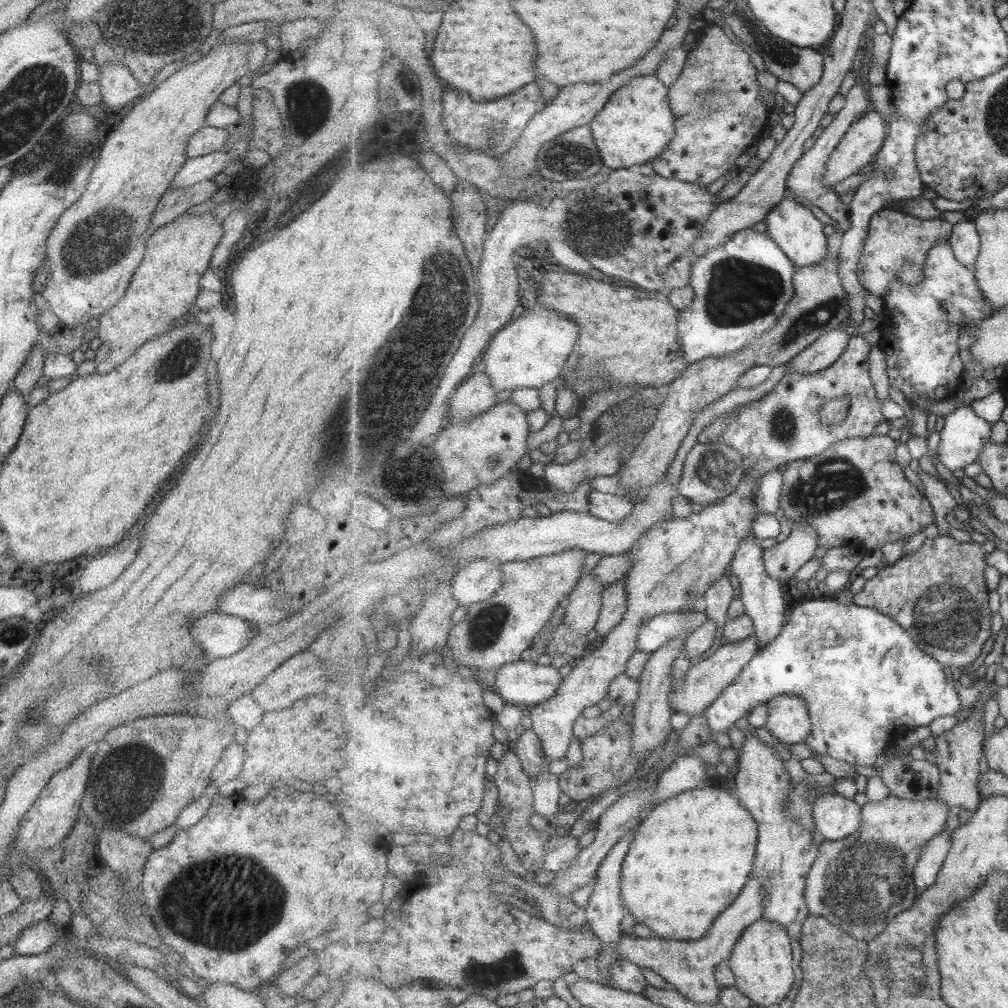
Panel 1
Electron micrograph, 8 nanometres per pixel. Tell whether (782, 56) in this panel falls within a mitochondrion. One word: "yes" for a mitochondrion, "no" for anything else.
yes

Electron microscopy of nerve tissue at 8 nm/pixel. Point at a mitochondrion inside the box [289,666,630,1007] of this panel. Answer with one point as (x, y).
(501, 971)

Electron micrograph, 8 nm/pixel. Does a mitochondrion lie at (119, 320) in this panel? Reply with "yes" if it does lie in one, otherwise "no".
no

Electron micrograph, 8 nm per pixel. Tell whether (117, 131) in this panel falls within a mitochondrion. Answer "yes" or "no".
no

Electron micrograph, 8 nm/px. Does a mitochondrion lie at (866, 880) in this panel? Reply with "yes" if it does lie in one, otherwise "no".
yes

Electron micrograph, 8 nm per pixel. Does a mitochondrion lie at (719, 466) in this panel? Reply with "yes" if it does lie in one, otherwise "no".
yes

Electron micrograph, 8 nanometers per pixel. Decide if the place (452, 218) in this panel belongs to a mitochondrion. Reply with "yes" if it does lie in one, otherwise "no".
no

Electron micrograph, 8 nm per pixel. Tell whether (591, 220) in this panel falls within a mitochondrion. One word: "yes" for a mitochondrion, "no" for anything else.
yes

